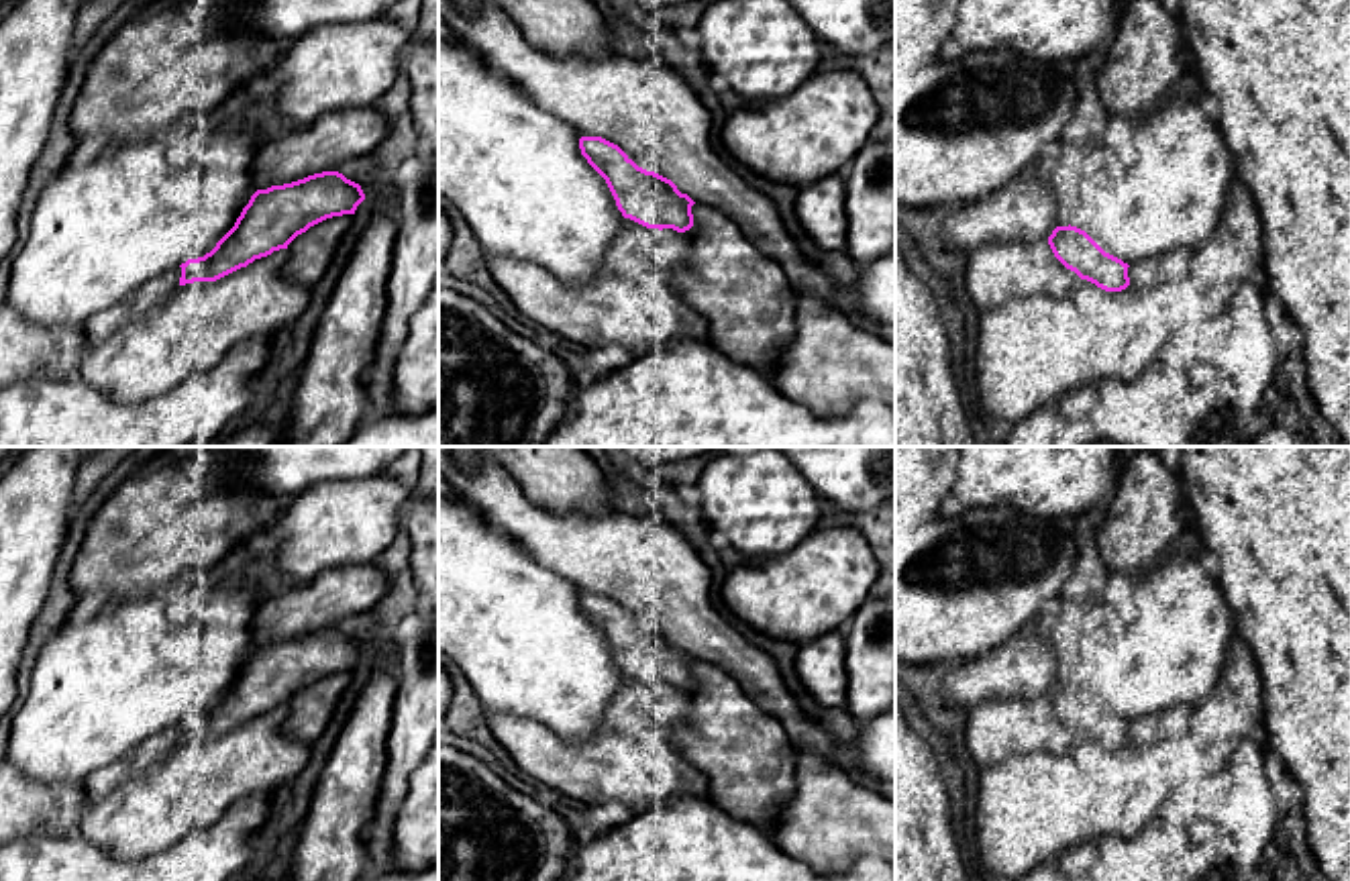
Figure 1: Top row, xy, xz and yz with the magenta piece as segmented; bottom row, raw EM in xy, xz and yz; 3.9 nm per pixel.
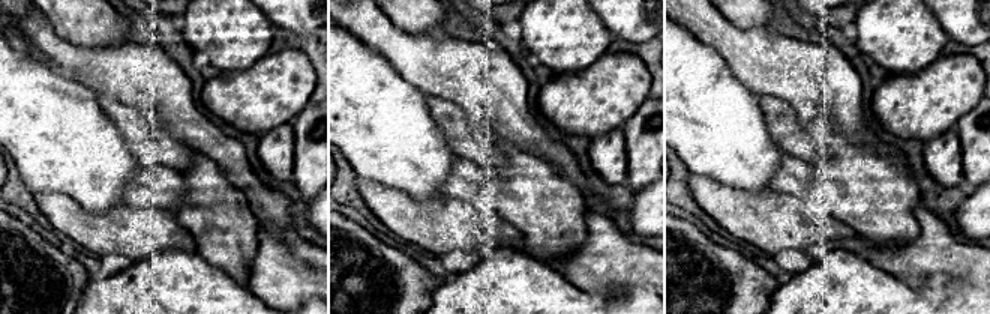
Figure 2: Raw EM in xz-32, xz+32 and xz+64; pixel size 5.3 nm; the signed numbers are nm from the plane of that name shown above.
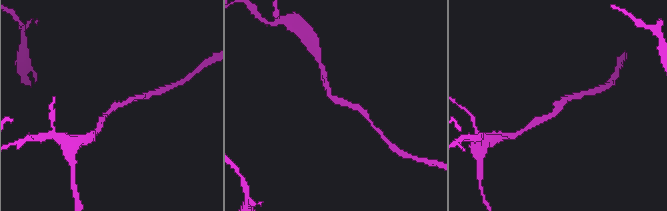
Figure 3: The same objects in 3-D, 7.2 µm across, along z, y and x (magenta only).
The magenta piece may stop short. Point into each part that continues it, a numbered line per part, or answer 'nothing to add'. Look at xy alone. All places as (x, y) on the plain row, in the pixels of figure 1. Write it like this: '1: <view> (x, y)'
nothing to add

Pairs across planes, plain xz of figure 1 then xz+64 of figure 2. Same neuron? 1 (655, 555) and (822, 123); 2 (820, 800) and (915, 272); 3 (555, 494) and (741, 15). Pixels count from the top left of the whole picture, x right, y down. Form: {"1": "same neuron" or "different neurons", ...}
{"1": "different neurons", "2": "same neuron", "3": "same neuron"}

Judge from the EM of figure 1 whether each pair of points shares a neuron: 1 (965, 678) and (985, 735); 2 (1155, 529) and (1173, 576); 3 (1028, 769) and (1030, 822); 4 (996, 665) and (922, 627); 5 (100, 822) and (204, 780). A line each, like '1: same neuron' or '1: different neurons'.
1: different neurons
2: different neurons
3: same neuron
4: different neurons
5: same neuron

